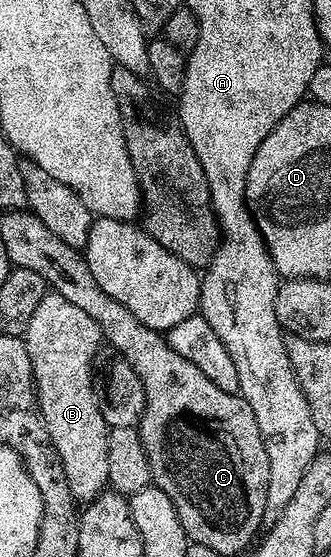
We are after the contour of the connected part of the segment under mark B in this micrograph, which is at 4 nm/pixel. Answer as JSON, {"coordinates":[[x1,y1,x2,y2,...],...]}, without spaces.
{"coordinates":[[54,292,43,295,41,304,37,304,37,312,29,320,25,331,25,341,31,374,35,378,35,401,39,404,39,415,43,417,45,428,49,432,51,442,55,445,57,456,61,456,61,464,65,468,65,480,69,480,71,494,76,503,92,502,98,494,103,493,109,476,109,444,107,431,109,427,101,416,99,396,95,392,95,380,91,377,91,365,95,353,104,345,105,339,97,320,88,316,77,304,69,304,65,296]]}

